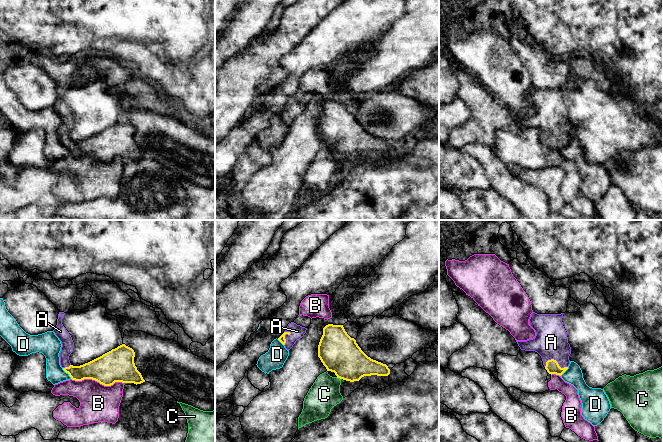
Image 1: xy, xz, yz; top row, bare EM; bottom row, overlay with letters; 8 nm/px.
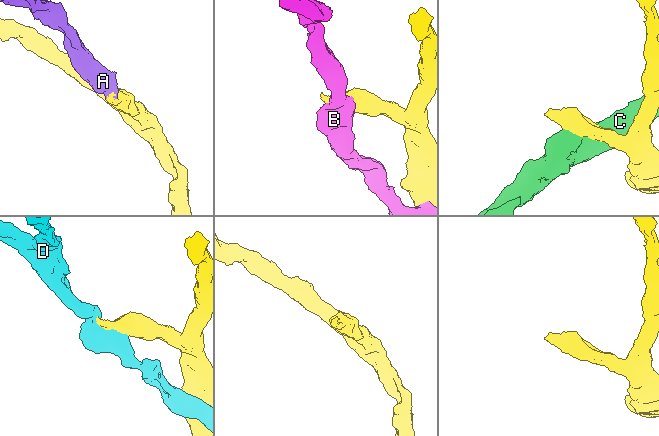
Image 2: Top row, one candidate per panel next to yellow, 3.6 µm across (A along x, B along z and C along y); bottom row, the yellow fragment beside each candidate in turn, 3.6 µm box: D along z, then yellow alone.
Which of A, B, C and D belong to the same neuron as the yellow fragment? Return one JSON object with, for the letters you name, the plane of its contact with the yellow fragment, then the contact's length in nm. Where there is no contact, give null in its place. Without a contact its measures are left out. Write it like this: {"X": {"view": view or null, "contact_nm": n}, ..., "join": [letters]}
{"A": {"view": "yz", "contact_nm": 190}, "join": ["A"]}

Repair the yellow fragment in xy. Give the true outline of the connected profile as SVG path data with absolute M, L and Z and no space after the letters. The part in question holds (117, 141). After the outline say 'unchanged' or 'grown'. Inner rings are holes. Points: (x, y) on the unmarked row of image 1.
M59 88L57 101L53 108L61 117L59 129L60 141L72 156L82 157L92 155L104 162L111 162L115 158L141 160L145 158L134 139L135 128L132 124L122 120L102 132L80 142L73 142L69 132L73 127L74 118L71 111L62 100L64 88Z; grown

